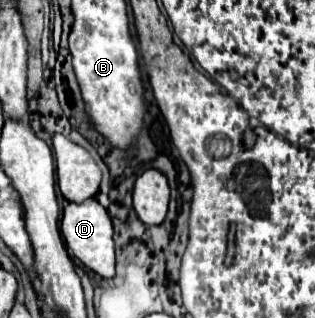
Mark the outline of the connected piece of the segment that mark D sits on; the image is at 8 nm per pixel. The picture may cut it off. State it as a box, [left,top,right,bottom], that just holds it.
[60,199,114,279]

